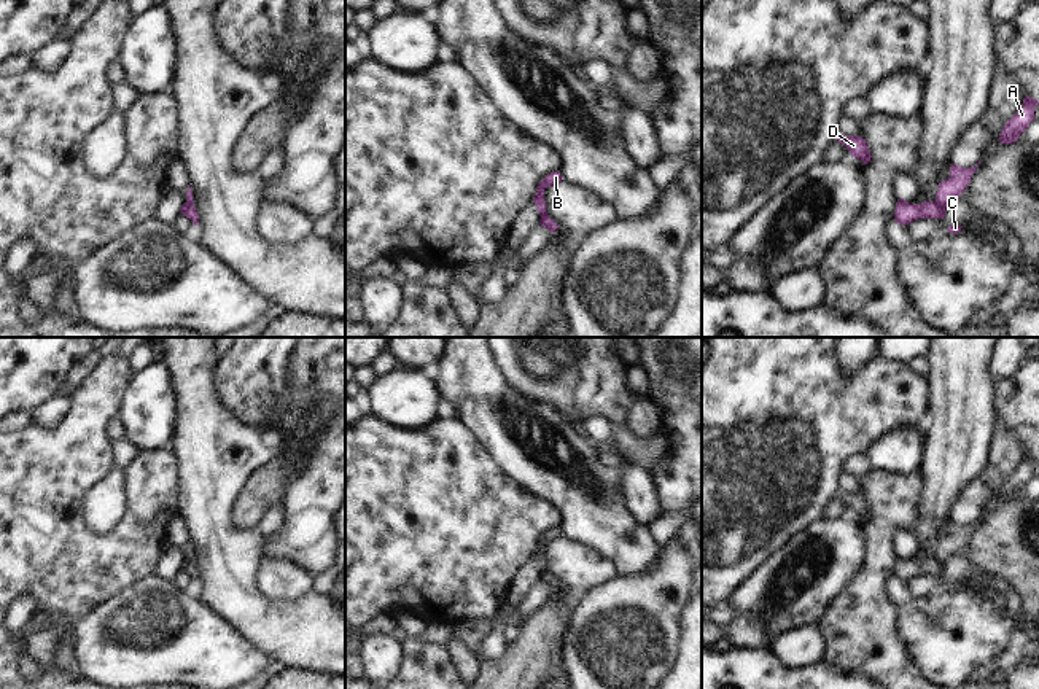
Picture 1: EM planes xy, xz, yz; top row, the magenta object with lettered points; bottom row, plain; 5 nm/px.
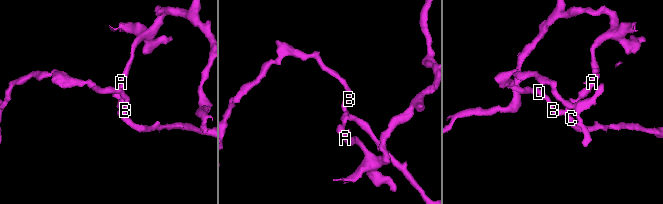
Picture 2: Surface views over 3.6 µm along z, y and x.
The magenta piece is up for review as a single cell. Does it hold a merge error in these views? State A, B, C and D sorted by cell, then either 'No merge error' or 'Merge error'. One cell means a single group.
Groups: A / B C D. Merge error.

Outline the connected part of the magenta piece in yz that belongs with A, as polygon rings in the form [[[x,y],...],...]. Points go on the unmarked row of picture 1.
[[[1025,452],[1023,460],[1018,463],[1017,469],[1006,477],[998,498],[1012,500],[1018,496],[1018,492],[1028,484],[1028,481],[1034,476],[1034,465],[1037,463],[1037,457]]]

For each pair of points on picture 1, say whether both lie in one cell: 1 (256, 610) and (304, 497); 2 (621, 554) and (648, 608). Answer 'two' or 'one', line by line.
1: two
2: two

